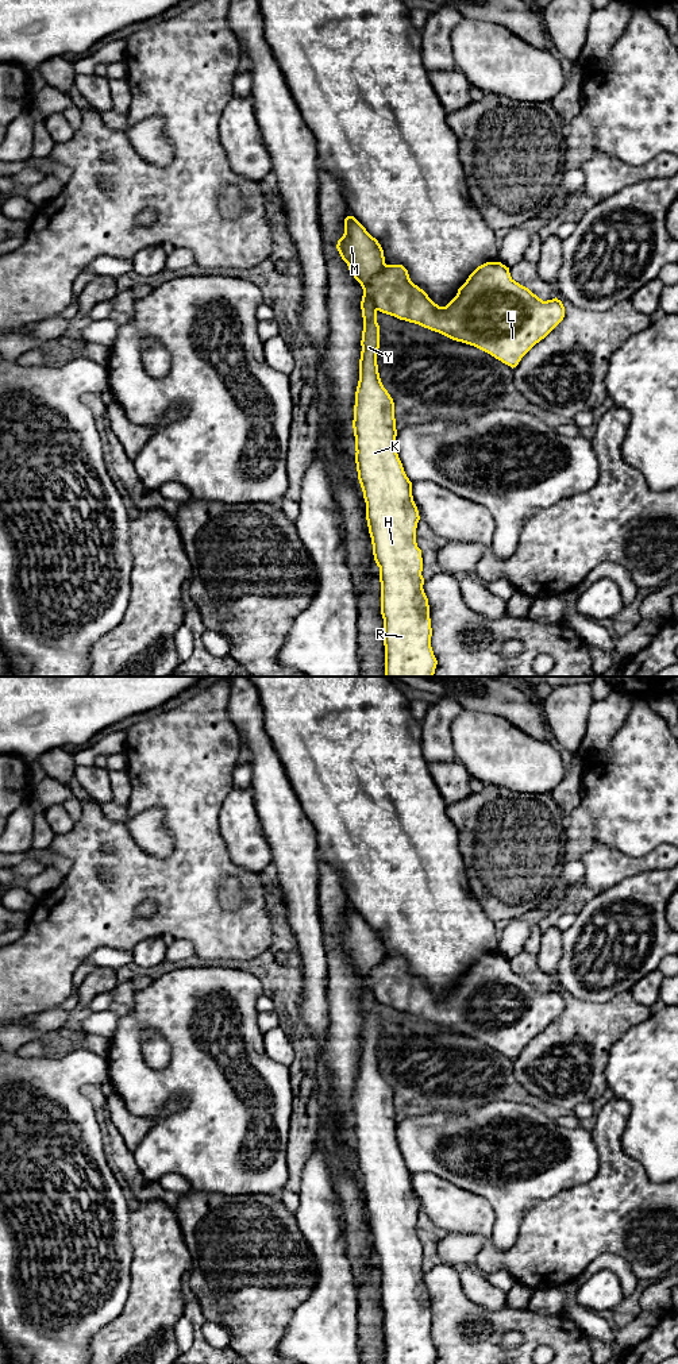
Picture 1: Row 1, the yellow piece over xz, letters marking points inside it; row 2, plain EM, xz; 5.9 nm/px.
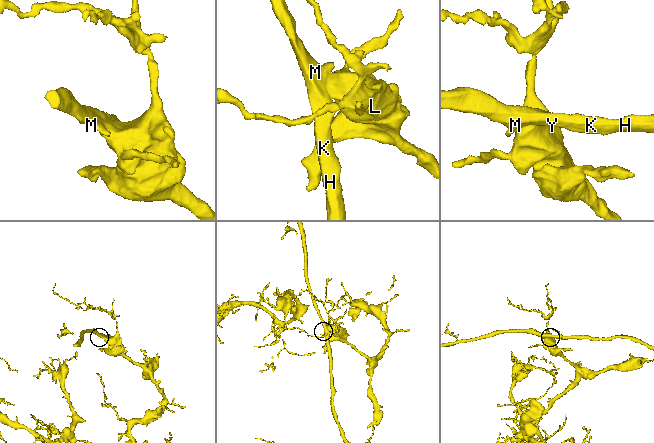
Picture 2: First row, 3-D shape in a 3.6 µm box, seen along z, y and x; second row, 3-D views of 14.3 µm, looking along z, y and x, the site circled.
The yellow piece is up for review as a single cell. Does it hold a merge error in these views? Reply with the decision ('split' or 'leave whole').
split

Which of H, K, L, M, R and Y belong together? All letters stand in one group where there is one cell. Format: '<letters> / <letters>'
H K M R Y / L

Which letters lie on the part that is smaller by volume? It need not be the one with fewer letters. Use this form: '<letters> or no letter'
H, K, M, R, Y

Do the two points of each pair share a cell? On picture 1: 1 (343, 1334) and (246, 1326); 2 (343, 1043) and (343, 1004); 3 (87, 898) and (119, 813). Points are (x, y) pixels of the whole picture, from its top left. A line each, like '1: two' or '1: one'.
1: two
2: one
3: two

